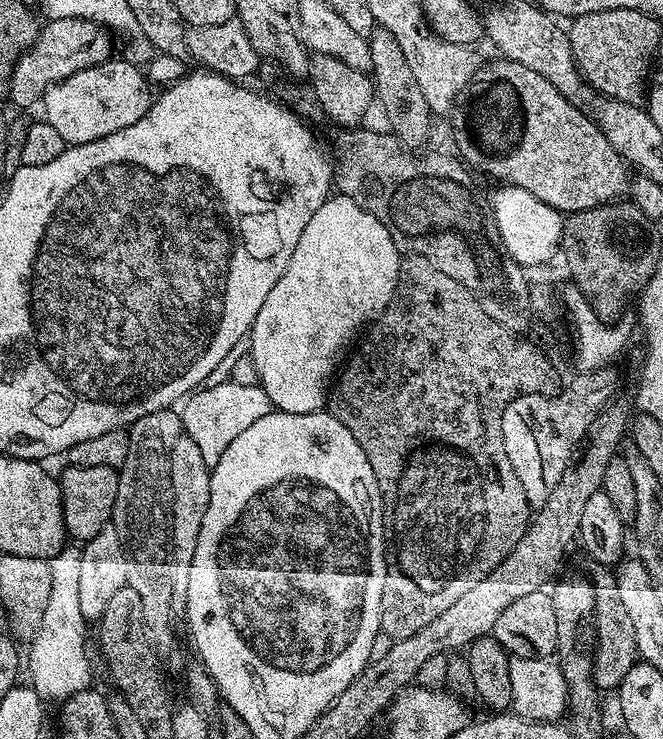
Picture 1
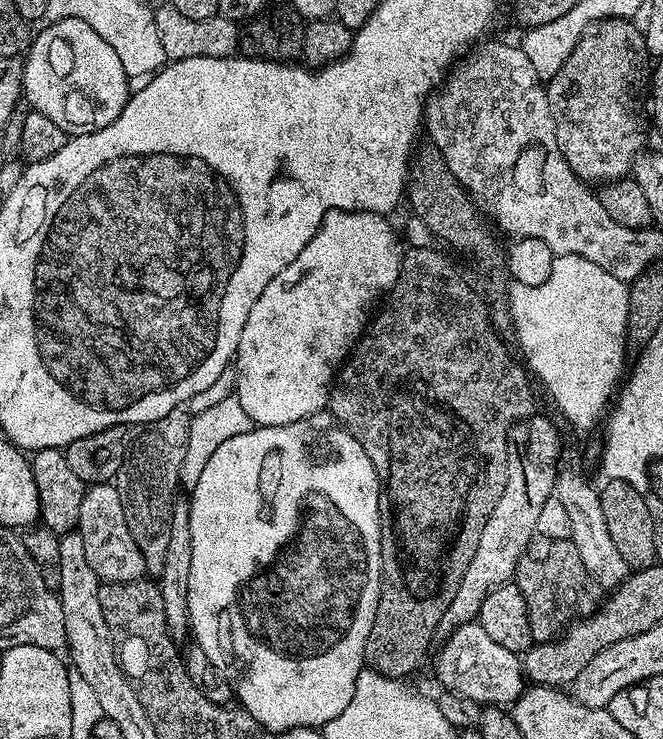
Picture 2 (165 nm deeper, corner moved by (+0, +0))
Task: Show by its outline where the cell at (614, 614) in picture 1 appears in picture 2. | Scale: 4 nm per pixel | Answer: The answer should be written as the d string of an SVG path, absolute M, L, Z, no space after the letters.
M533 539L522 554L514 582L518 590L522 590L522 598L526 598L526 614L530 618L532 639L537 644L544 644L548 640L555 640L558 630L563 629L573 618L592 615L602 603L602 589L586 566L582 566L582 557L578 555L571 539L540 539Z

